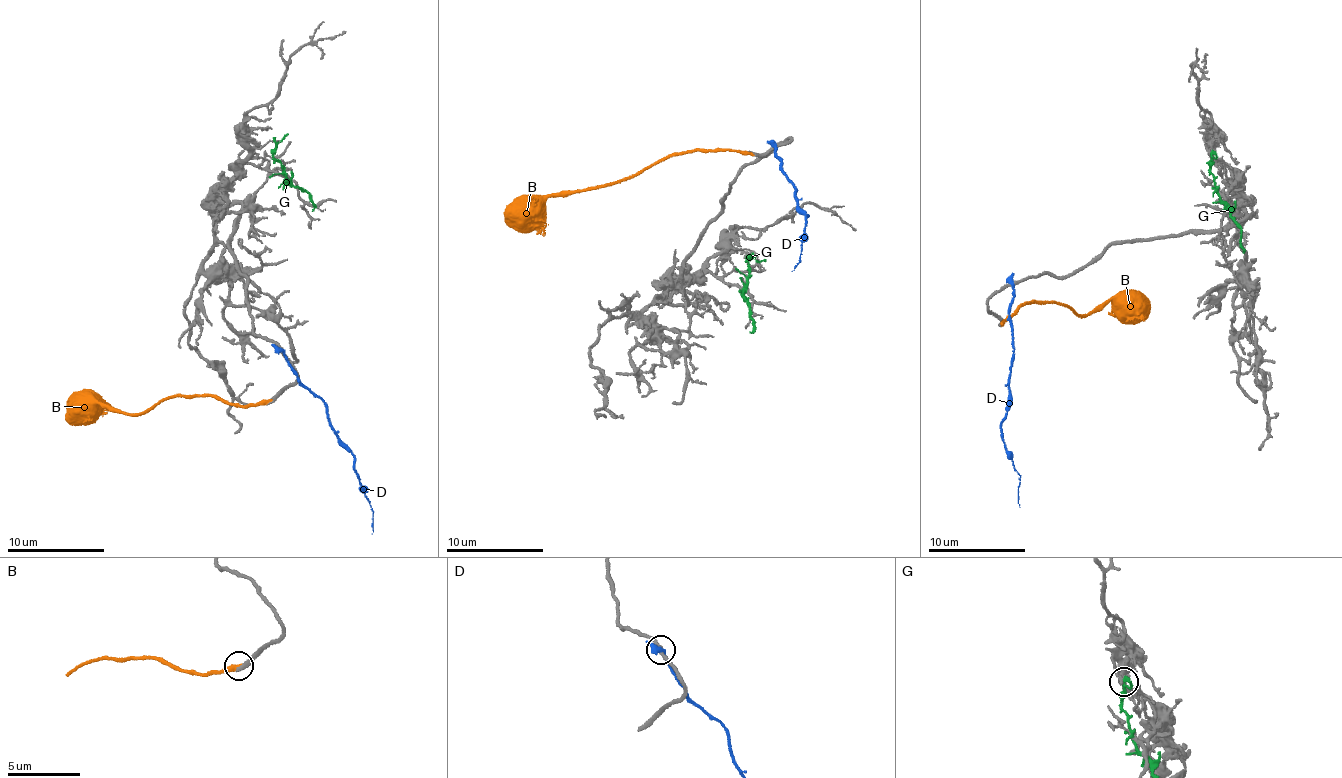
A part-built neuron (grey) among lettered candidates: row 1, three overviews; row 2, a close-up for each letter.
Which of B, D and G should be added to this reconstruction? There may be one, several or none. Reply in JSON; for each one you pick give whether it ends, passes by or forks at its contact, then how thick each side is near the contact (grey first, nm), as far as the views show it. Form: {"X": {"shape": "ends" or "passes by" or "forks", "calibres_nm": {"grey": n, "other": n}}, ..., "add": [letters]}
{"add": []}

